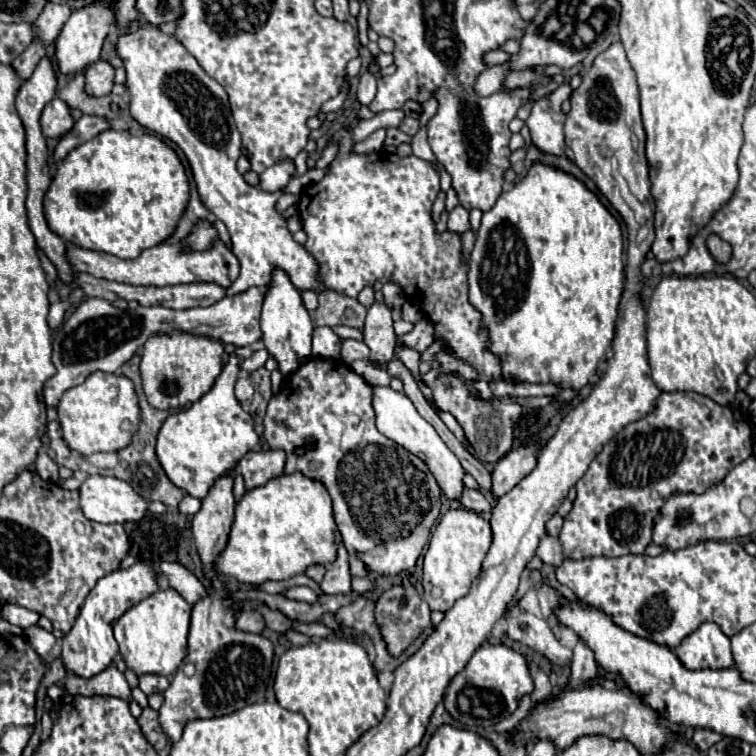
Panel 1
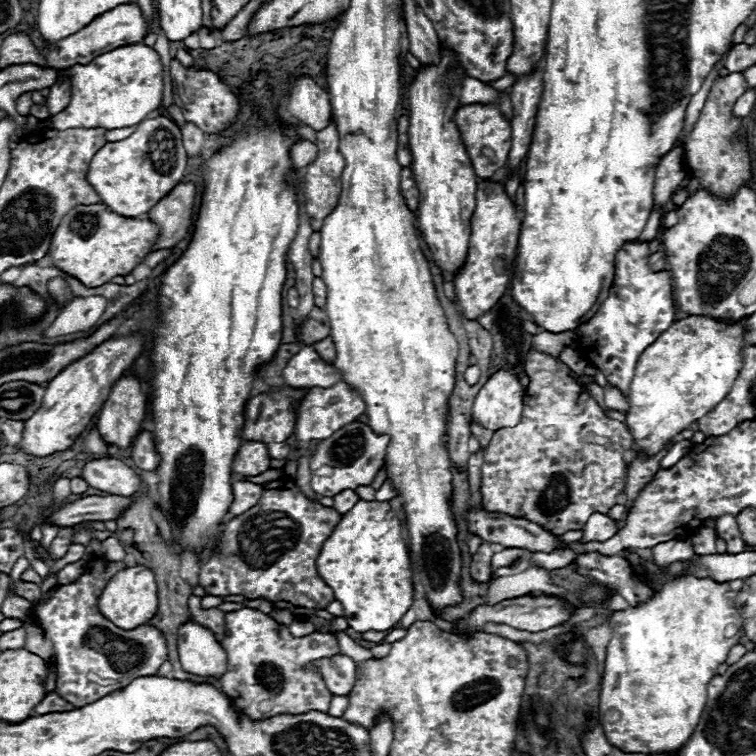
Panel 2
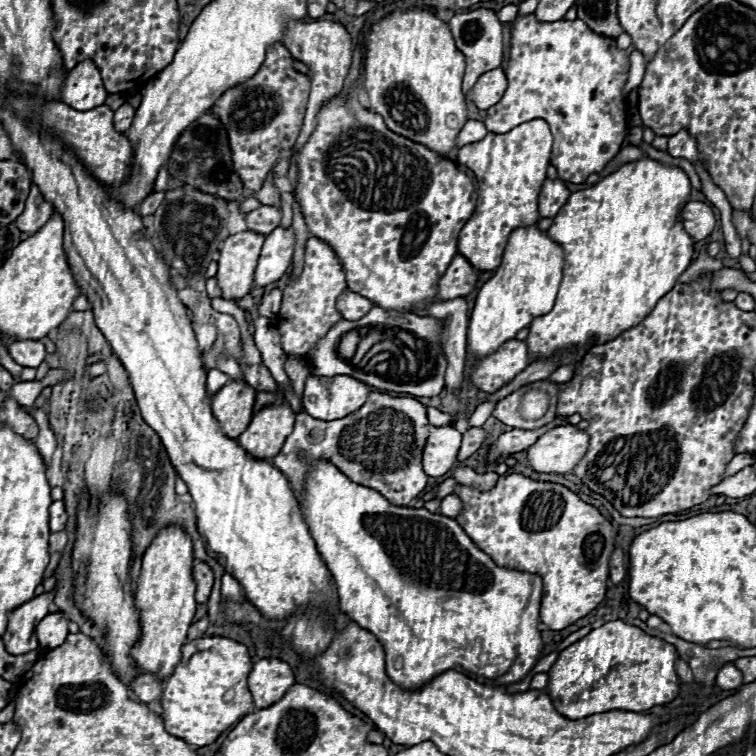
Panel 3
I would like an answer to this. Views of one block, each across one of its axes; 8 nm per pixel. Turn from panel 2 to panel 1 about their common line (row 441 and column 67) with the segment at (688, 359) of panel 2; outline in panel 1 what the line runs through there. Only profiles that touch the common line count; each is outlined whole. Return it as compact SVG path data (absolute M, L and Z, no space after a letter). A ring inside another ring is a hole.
M138 562L130 566L128 570L116 570L106 574L98 580L98 584L90 590L86 602L80 608L80 614L72 626L72 630L62 638L62 662L66 672L80 676L80 678L92 678L106 670L112 664L112 658L118 654L118 644L112 636L112 624L134 604L148 598L158 590L156 574L146 564Z

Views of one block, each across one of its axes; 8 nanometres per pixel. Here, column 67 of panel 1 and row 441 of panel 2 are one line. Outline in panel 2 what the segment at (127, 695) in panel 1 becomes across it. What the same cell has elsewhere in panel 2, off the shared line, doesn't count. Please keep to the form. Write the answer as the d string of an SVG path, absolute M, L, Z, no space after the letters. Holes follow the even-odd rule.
M690 440L676 442L676 444L668 450L668 454L660 460L660 468L670 468L670 466L674 466L678 460L682 460L682 458L688 454L690 446L692 446L692 442L690 442Z

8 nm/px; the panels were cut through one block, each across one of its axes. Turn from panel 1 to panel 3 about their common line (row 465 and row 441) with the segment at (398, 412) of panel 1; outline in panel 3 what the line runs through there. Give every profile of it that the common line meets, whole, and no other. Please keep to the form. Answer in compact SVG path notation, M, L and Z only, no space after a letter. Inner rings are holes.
M428 424L428 440L422 452L422 466L428 476L442 476L454 468L462 434L452 426Z

